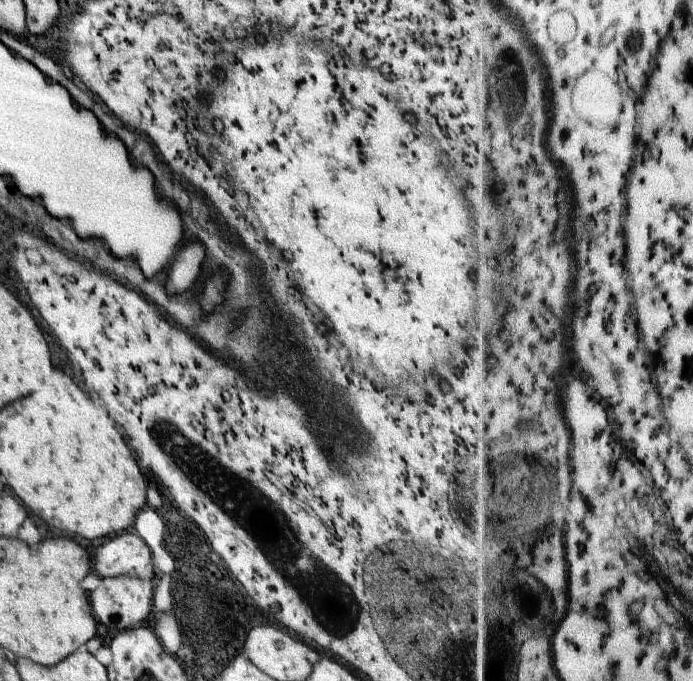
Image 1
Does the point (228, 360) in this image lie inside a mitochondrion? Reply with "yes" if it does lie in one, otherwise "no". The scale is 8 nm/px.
no

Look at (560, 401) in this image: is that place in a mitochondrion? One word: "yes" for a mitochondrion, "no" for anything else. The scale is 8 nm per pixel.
no

